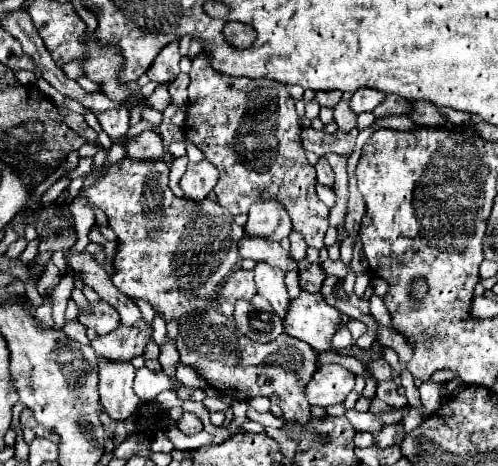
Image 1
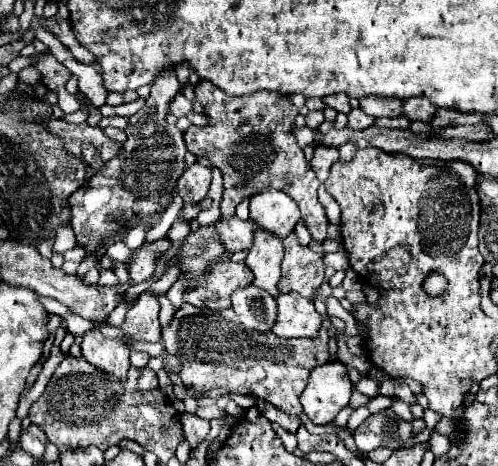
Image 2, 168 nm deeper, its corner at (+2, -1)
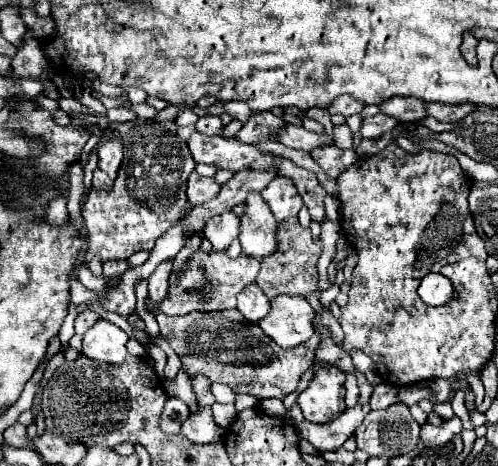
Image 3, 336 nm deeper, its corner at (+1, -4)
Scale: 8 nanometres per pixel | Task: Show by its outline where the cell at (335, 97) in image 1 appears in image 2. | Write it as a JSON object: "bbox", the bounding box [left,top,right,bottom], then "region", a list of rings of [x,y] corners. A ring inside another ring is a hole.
{"bbox":[322,94,350,114],"region":[[[334,94],[334,96],[326,96],[322,98],[322,102],[330,108],[334,108],[336,112],[344,112],[348,114],[350,112],[350,104],[348,104],[348,96],[346,94]]]}

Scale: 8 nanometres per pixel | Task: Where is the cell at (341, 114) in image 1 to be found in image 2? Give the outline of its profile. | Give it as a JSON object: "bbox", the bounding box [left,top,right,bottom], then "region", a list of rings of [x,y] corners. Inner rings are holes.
{"bbox":[346,108,374,130],"region":[[[352,108],[348,112],[348,124],[346,124],[346,128],[350,128],[350,130],[362,130],[362,128],[368,128],[372,124],[374,124],[374,118],[362,114],[358,108]]]}

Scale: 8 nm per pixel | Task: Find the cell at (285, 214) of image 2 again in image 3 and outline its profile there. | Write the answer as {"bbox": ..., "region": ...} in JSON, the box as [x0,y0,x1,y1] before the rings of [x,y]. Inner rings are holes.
{"bbox":[261,177,303,221],"region":[[[277,177],[275,181],[271,181],[261,191],[261,195],[269,203],[277,221],[297,215],[303,205],[303,199],[299,199],[299,191],[293,187],[291,179],[283,179],[283,177]]]}

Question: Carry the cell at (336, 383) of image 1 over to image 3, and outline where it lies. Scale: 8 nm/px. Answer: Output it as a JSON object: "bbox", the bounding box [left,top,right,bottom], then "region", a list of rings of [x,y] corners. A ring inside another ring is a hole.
{"bbox":[297,365,345,423],"region":[[[313,365],[309,387],[297,397],[303,417],[311,423],[329,423],[345,411],[345,373],[335,365]]]}

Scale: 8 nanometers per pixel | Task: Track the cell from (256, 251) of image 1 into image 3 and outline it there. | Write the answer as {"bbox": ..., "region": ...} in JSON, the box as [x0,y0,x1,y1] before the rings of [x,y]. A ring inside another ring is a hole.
{"bbox":[203,211,239,251],"region":[[[233,211],[215,215],[203,225],[203,235],[215,251],[227,251],[231,241],[239,237],[239,217]]]}

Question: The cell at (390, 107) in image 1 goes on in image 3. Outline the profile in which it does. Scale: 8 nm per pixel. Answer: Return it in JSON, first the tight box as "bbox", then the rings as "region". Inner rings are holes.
{"bbox":[427,103,477,121],"region":[[[427,103],[427,115],[435,117],[437,121],[461,121],[469,113],[473,113],[477,107],[473,103],[459,103],[459,105],[449,105],[449,103]]]}

